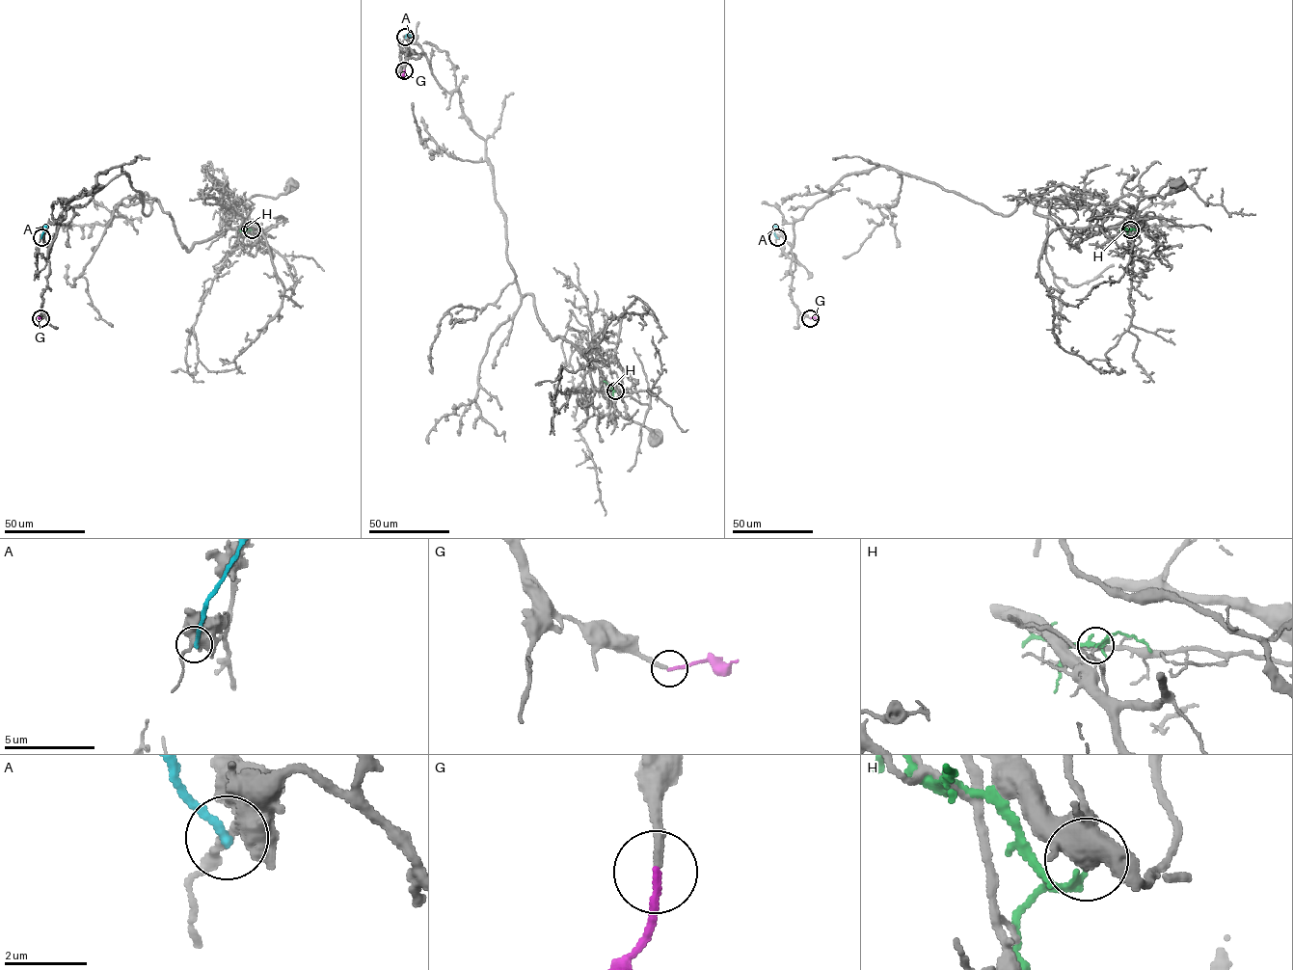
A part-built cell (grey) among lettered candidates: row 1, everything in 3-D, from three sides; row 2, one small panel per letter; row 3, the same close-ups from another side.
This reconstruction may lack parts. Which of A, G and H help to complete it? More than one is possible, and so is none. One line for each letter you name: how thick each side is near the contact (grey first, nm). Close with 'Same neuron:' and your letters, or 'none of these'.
Same neuron: none of these

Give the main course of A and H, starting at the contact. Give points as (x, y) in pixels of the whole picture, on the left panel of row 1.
A: (40, 237), (46, 226)
H: (252, 229), (239, 229)

